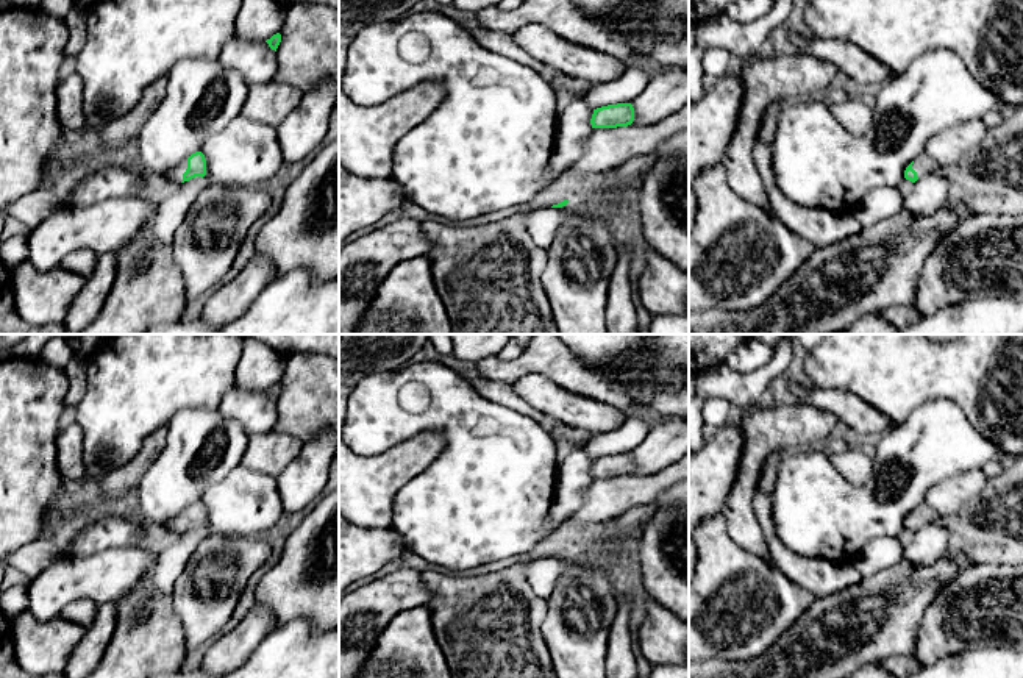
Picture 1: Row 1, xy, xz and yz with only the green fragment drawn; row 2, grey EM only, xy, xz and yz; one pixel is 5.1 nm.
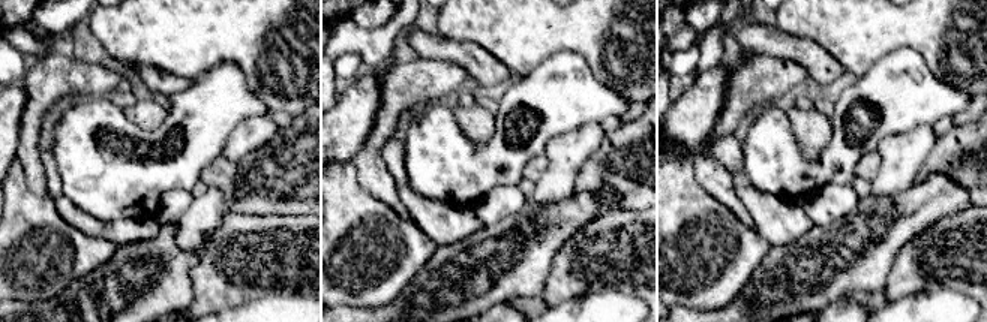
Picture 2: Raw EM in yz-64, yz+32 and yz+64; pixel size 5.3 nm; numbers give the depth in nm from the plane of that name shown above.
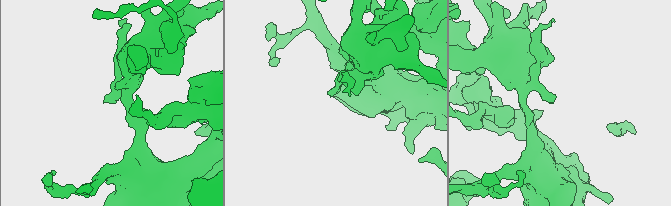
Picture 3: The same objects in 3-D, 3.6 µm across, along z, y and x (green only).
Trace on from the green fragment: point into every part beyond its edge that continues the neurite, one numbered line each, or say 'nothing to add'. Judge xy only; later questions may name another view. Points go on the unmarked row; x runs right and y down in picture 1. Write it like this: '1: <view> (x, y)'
1: xy (175, 525)

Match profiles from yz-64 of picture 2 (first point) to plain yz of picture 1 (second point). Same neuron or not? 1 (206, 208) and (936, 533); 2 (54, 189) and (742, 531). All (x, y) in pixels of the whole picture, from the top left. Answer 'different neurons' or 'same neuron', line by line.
1: same neuron
2: different neurons

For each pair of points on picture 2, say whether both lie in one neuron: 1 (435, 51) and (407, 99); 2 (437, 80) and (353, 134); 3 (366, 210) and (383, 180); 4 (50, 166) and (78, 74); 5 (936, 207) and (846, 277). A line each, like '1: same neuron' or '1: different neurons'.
1: different neurons
2: different neurons
3: different neurons
4: different neurons
5: same neuron

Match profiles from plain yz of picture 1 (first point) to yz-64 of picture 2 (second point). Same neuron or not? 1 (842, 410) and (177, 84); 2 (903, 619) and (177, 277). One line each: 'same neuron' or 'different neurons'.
1: same neuron
2: same neuron

